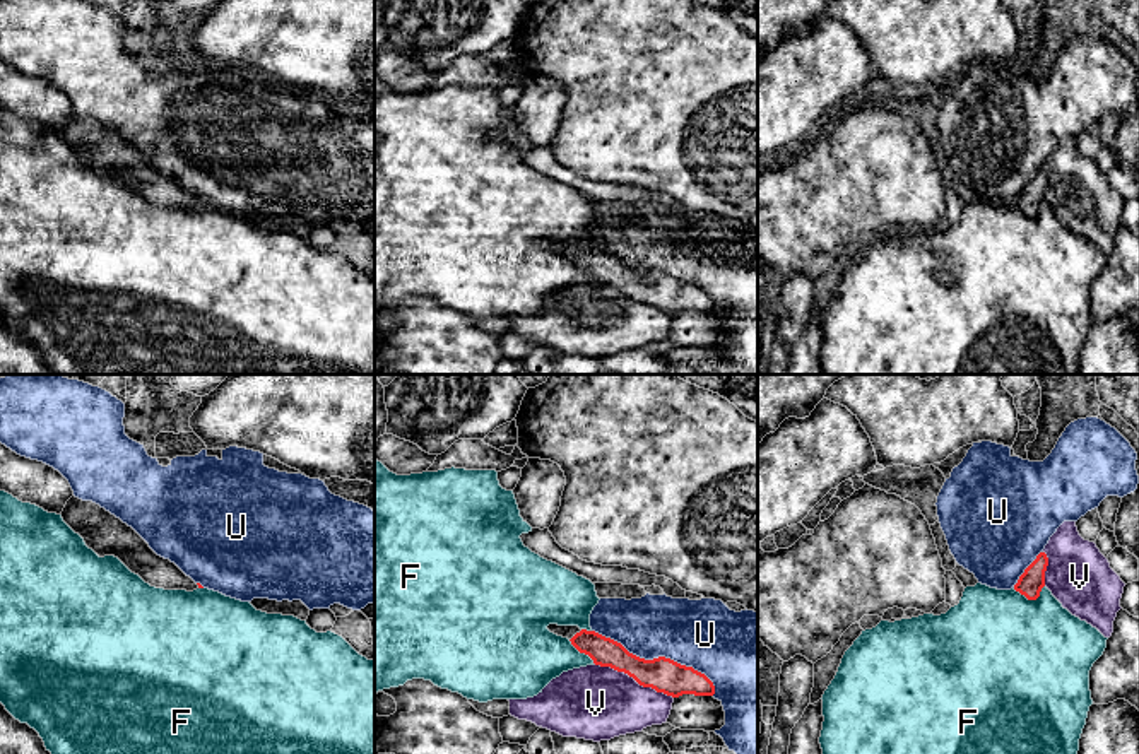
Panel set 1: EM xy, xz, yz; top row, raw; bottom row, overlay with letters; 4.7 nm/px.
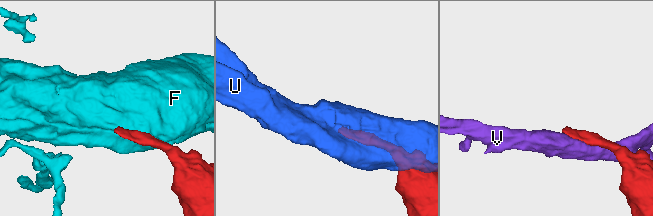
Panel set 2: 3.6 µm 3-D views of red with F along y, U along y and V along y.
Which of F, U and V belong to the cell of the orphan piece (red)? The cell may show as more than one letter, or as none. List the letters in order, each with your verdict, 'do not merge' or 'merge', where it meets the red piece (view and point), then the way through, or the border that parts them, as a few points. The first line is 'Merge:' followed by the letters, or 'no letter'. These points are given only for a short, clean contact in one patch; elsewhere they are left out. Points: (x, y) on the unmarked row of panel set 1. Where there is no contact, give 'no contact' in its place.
Merge: no letter
F: do not merge; meets red in yz at (1030, 216)
U: do not merge; meets red in xz at (657, 276)
V: do not merge; meets red in xz at (633, 294)

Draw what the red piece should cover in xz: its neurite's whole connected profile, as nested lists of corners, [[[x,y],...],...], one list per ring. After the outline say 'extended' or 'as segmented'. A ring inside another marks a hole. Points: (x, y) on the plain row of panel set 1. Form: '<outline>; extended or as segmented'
[[[549,241],[547,246],[558,253],[568,255],[571,262],[580,270],[588,272],[595,282],[624,289],[643,304],[652,304],[672,315],[682,311],[715,311],[713,299],[693,284],[681,282],[665,274],[653,277],[640,275],[629,270],[621,260],[595,248],[580,246],[578,243]]]; extended

